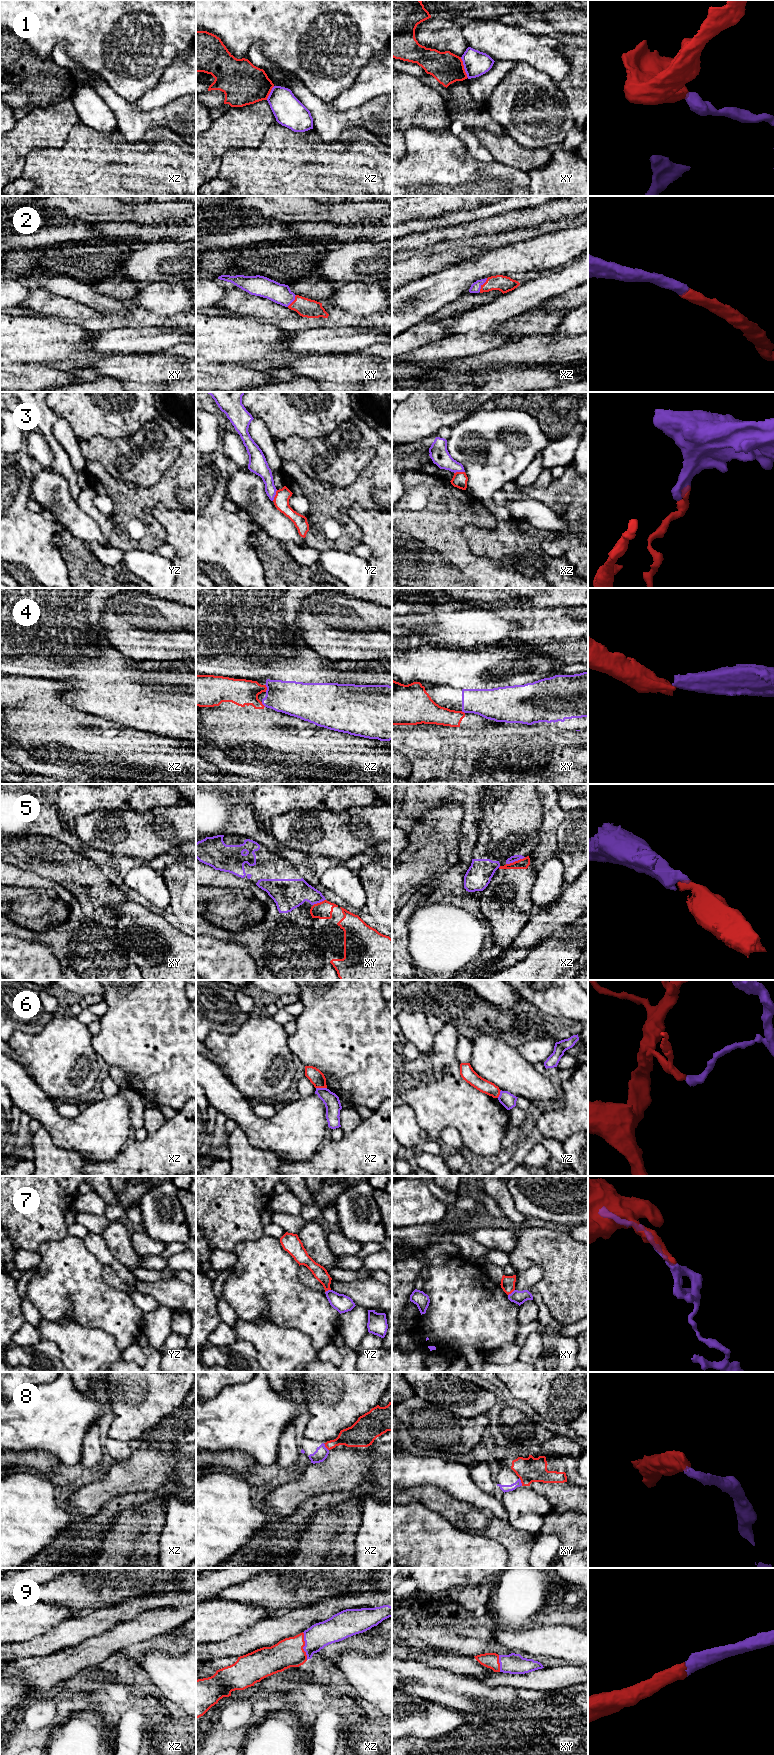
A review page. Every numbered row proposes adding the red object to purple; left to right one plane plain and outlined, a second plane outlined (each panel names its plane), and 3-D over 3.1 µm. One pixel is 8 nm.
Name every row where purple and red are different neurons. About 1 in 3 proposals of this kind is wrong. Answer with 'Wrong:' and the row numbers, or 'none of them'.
Wrong: 1, 3, 4, 5, 6, 7, 8

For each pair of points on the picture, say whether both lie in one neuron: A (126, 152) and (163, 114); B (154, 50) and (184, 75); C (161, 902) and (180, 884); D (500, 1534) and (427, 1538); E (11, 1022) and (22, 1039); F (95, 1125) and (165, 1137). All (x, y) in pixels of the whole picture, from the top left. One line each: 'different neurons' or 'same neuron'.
A: different neurons
B: different neurons
C: different neurons
D: different neurons
E: different neurons
F: different neurons

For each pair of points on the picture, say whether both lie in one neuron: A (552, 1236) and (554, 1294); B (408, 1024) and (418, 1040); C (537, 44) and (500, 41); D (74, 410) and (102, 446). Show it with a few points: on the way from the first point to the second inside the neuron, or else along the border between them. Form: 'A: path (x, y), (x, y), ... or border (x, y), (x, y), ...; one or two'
A: path (554, 1250), (554, 1280); one
B: path (412, 1028), (418, 1036); one
C: path (528, 44), (515, 44), (509, 41); one
D: border (117, 438), (94, 435), (89, 439), (80, 440); two

